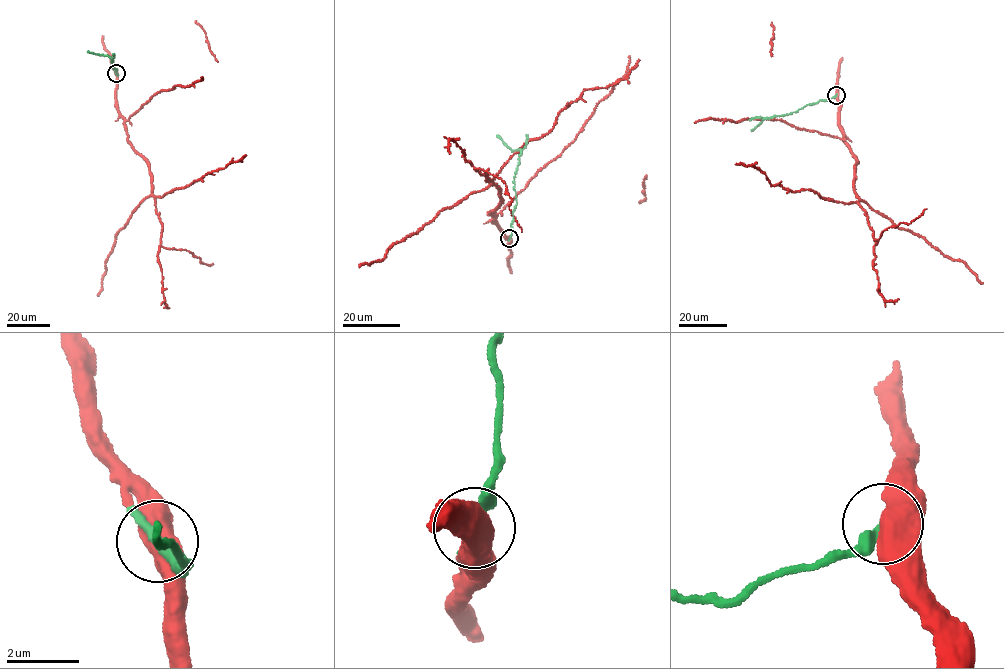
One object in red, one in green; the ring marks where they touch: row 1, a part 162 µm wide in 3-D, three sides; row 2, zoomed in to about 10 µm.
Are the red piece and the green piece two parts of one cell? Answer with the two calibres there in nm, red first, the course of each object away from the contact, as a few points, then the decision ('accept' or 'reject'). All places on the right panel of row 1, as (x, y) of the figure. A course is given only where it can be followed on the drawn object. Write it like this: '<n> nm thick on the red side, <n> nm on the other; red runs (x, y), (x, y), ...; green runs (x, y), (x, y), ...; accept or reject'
550 nm thick on the red side, 220 nm on the other; red runs (836, 95), (839, 127), (857, 163), (858, 201), (794, 192), (772, 185), (755, 165), (735, 164); green runs (835, 95), (789, 113), (762, 118), (751, 129); accept

